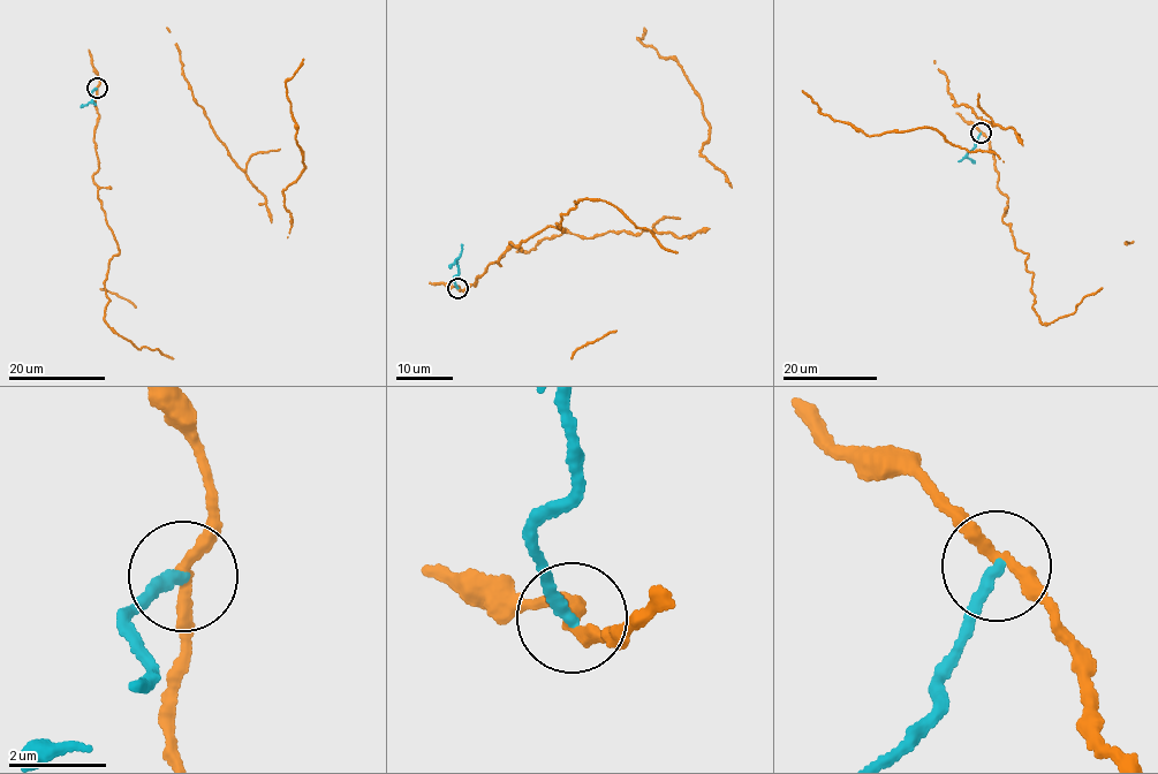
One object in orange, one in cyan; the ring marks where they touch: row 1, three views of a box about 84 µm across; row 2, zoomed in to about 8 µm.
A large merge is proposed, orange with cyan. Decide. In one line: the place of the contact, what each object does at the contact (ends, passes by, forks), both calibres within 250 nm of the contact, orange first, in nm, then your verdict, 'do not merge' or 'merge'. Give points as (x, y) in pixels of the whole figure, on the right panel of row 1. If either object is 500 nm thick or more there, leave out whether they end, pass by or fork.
(981, 133) | orange passes by | cyan ends | 240/240 nm | do not merge

